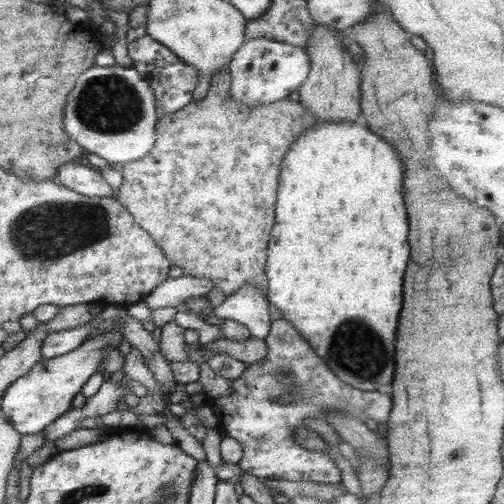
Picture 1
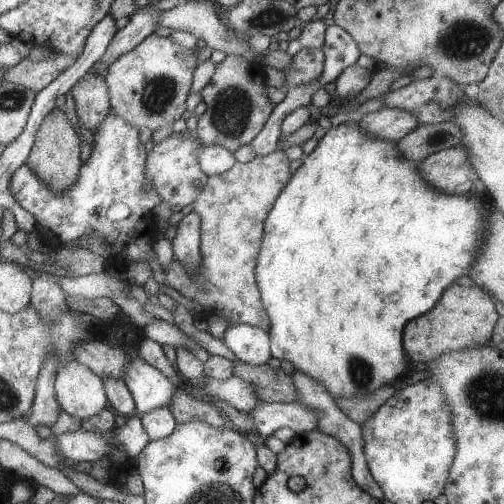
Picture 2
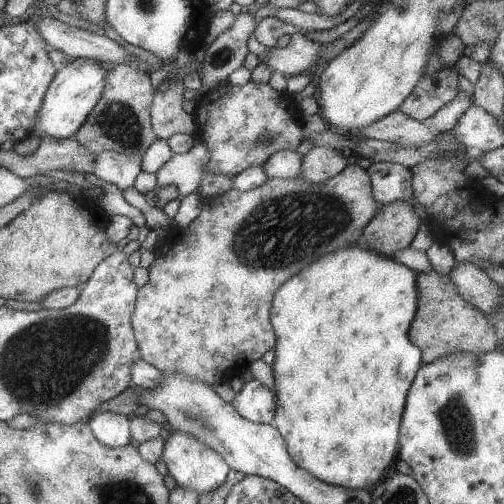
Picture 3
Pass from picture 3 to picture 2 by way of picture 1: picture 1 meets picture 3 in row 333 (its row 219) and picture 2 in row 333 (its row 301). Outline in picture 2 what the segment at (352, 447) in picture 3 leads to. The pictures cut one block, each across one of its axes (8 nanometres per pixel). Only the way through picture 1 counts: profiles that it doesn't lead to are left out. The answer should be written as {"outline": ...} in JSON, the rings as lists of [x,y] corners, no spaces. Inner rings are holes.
{"outline":[[[351,116],[347,122],[331,128],[321,140],[319,148],[305,158],[303,166],[295,172],[291,184],[283,190],[279,202],[275,204],[271,216],[267,218],[263,248],[257,264],[257,280],[263,292],[263,302],[267,304],[267,312],[271,314],[273,320],[273,326],[269,330],[273,342],[273,358],[285,360],[291,366],[295,366],[297,372],[321,382],[321,386],[325,386],[335,396],[335,400],[361,398],[365,394],[373,394],[375,390],[387,386],[387,382],[401,378],[401,374],[405,374],[405,354],[401,346],[403,326],[409,320],[415,320],[423,316],[427,310],[435,308],[443,292],[459,276],[467,276],[471,264],[475,264],[479,256],[481,246],[485,248],[485,230],[489,228],[489,222],[485,220],[485,208],[481,200],[471,196],[445,196],[429,188],[417,174],[415,166],[417,164],[401,158],[395,144],[367,136],[357,124],[357,116]]]}

